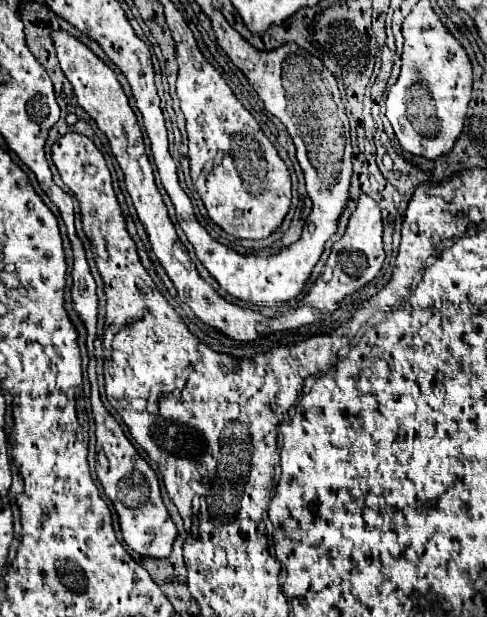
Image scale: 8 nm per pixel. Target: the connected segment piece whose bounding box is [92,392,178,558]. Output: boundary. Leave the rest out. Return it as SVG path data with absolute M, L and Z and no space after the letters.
M92 392L92 414L96 422L96 450L100 452L100 458L104 458L106 464L106 466L96 466L96 474L104 486L106 496L114 504L122 528L122 538L140 556L152 556L152 558L170 556L178 530L170 520L168 510L162 502L160 486L154 470L124 436L124 430L114 420L114 416L104 408L100 400L100 392Z

